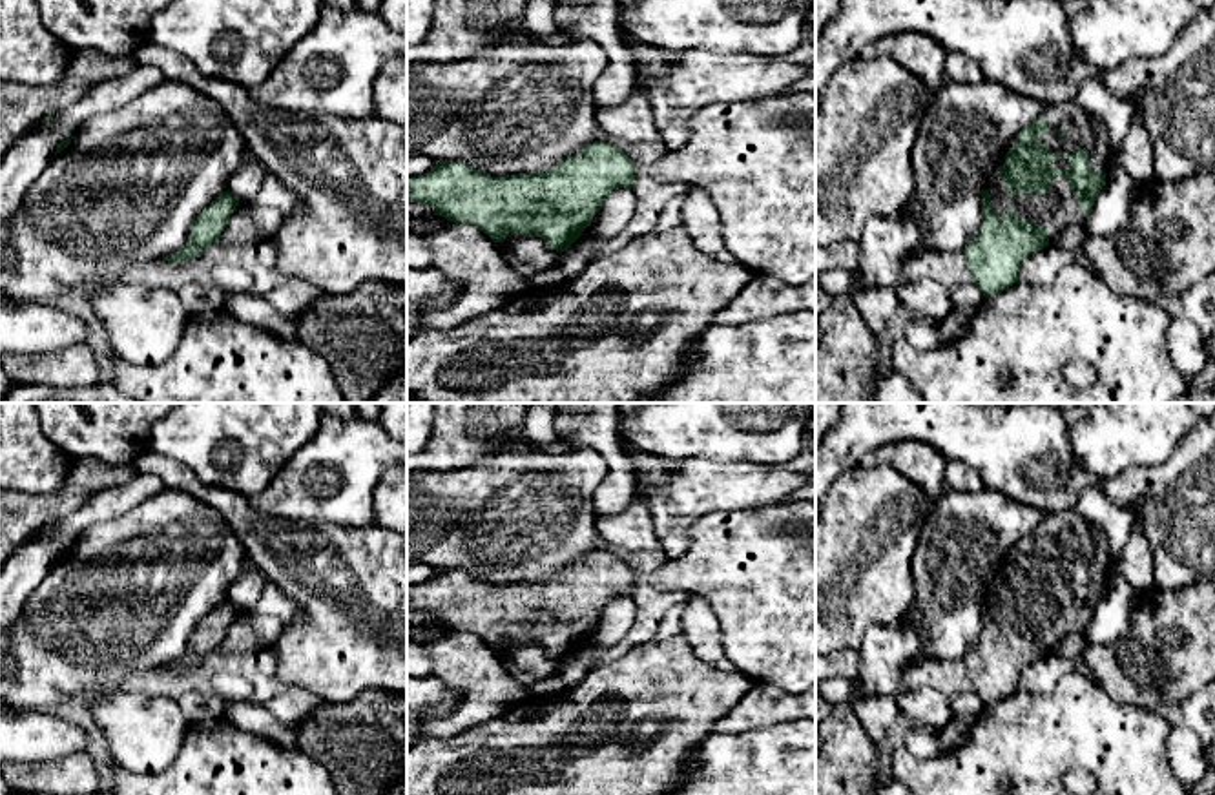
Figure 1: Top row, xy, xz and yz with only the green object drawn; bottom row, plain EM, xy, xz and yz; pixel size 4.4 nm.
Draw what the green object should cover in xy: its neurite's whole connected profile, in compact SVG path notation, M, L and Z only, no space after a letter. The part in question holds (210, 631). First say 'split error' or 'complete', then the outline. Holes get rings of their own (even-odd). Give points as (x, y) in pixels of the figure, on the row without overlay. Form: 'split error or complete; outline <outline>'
complete; outline M226 598L210 614L206 614L192 633L188 651L175 662L164 667L170 673L192 669L210 653L217 651L224 640L230 624L239 614L239 609Z

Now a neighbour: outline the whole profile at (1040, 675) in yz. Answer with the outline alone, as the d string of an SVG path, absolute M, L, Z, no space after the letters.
M1049 653L1044 658L1033 660L1022 673L1018 689L1044 695L1049 693L1054 684L1064 678L1067 673L1082 673L1084 676L1093 680L1093 673L1085 666L1085 662L1076 658L1060 656Z

